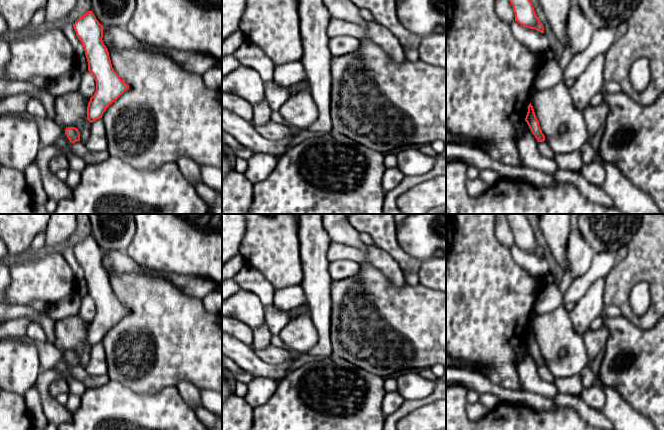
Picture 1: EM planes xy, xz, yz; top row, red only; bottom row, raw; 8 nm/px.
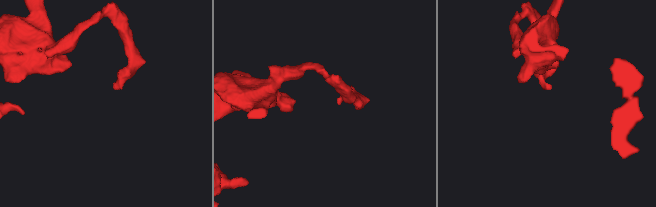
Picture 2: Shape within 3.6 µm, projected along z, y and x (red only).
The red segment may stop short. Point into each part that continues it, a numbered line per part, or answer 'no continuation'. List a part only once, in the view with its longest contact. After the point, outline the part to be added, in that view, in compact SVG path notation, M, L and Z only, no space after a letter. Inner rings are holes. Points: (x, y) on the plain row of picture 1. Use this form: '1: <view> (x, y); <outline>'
no continuation

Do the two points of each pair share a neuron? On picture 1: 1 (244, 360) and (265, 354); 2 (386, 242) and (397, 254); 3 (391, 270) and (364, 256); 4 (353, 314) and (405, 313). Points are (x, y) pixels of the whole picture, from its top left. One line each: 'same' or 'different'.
1: different
2: same
3: same
4: same

